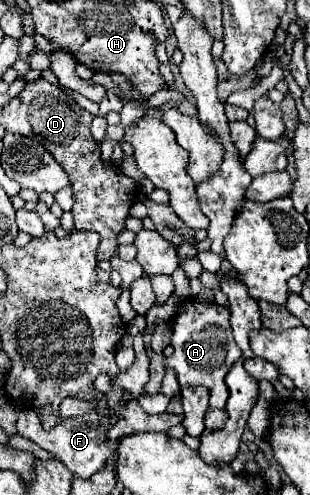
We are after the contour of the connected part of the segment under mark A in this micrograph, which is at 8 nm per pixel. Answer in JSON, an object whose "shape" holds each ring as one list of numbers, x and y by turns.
{"shape":[[189,298,183,302,183,312,173,316,173,338,171,346,175,348,175,354,171,358,165,358,165,366,175,368,179,384,191,386,191,384,203,384,211,390,211,406,213,408,225,408,229,390,225,386,225,376,239,360,239,346,233,340,231,324,229,324,229,310,219,304,201,304,195,298]]}

